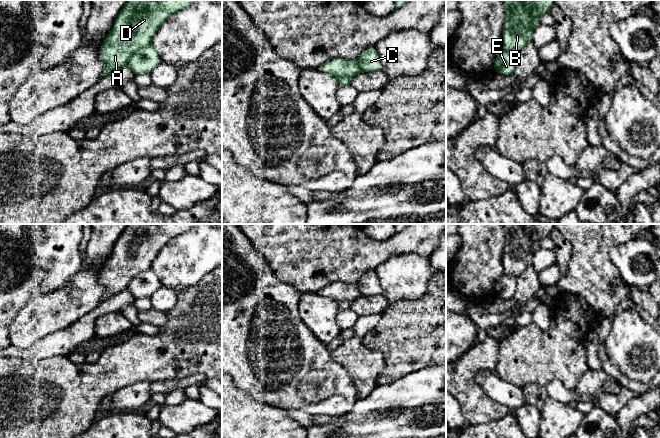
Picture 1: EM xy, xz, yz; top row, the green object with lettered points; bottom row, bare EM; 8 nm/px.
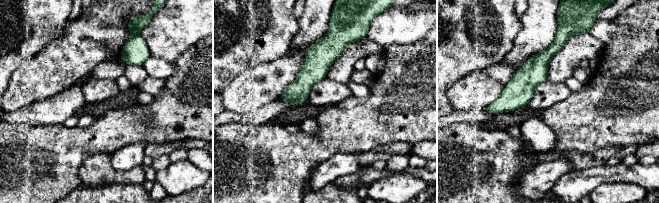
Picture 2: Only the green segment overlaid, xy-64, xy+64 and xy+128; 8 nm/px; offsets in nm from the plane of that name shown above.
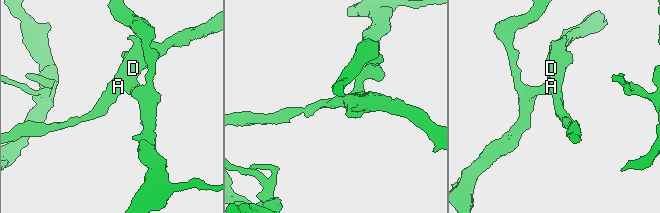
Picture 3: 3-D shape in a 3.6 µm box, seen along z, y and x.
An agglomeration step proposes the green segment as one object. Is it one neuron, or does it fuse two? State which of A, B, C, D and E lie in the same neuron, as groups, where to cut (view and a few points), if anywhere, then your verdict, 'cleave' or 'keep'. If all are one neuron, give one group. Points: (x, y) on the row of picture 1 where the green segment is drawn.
A B D / C E; cut in xy along (150, 44), (139, 48), (126, 64); cleave

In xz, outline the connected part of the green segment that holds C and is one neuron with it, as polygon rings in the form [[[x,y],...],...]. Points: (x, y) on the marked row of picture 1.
[[[376,46],[371,47],[363,51],[357,61],[363,72],[373,72],[381,69],[381,63],[379,62],[379,56],[376,50]]]

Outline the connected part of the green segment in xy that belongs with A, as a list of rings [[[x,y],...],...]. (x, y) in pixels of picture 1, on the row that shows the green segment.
[[[128,0],[115,19],[111,32],[99,50],[105,63],[102,77],[128,64],[130,57],[139,49],[151,45],[160,26],[174,13],[190,7],[196,0]]]

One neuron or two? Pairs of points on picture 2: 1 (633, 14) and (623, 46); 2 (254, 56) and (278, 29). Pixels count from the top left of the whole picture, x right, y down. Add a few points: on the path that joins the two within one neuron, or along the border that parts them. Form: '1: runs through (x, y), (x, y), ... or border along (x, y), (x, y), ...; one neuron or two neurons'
1: runs through (638, 23), (638, 34), (632, 40); one neuron
2: runs through (261, 49), (271, 36); one neuron

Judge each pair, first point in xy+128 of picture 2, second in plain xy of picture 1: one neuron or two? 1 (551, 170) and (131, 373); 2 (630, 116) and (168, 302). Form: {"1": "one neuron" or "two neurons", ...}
{"1": "two neurons", "2": "two neurons"}

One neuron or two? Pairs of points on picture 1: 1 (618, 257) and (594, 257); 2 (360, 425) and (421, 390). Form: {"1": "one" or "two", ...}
{"1": "two", "2": "one"}

